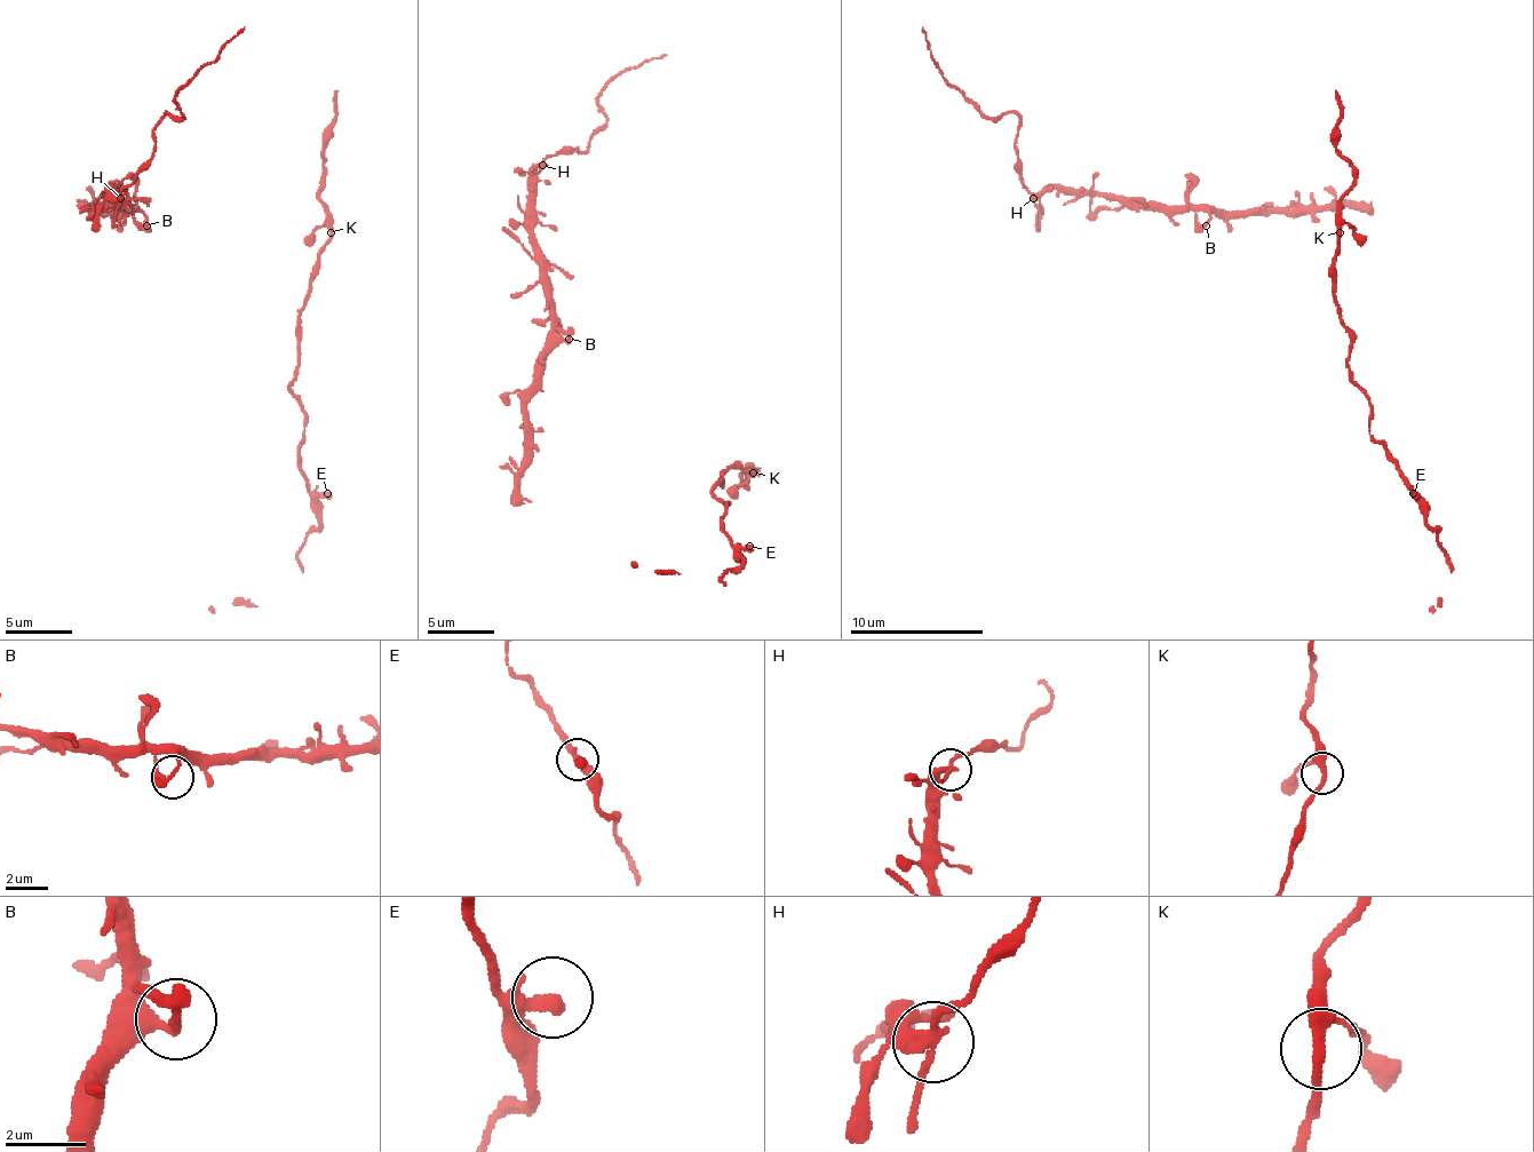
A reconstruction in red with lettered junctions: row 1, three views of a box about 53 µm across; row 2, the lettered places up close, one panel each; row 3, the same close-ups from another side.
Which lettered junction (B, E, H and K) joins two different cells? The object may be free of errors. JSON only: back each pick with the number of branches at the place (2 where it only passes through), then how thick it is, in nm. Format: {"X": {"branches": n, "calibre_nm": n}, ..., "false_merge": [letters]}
{"H": {"branches": 3, "calibre_nm": 240}, "false_merge": ["H"]}

